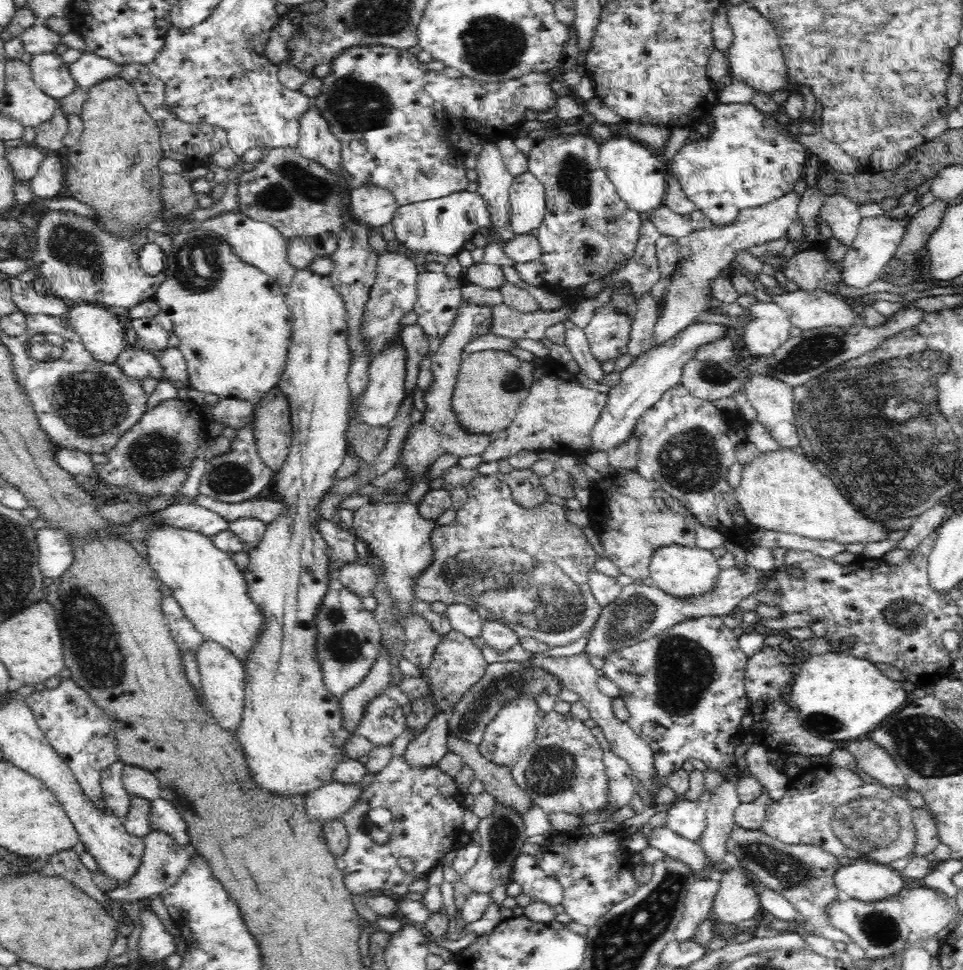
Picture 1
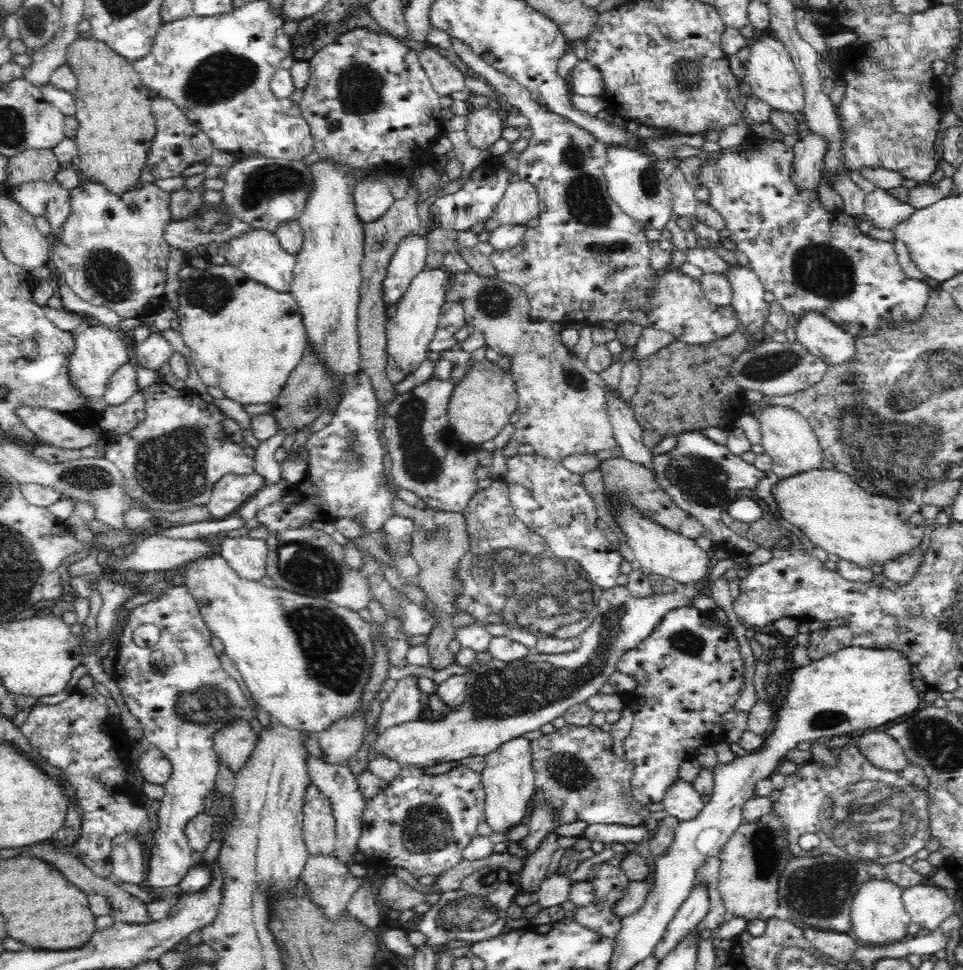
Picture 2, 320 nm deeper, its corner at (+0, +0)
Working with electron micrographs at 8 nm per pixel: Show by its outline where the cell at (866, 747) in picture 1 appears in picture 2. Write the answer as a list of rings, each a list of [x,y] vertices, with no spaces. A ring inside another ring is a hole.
[[[882,728],[861,733],[854,740],[861,754],[876,768],[900,773],[909,763],[900,744]]]

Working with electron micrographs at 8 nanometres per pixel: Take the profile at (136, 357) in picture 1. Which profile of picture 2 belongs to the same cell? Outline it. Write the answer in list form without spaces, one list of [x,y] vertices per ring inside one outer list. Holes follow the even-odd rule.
[[[129,361],[115,370],[102,397],[108,406],[120,406],[138,390],[140,388],[136,381],[136,368]]]

